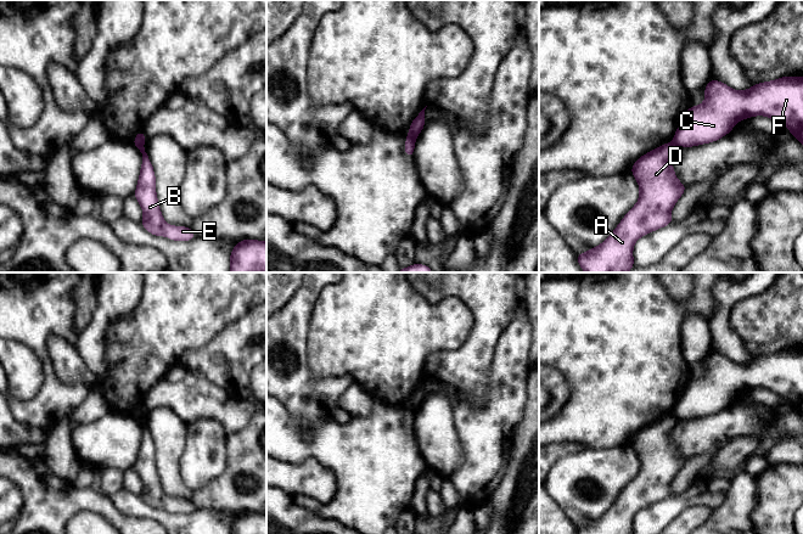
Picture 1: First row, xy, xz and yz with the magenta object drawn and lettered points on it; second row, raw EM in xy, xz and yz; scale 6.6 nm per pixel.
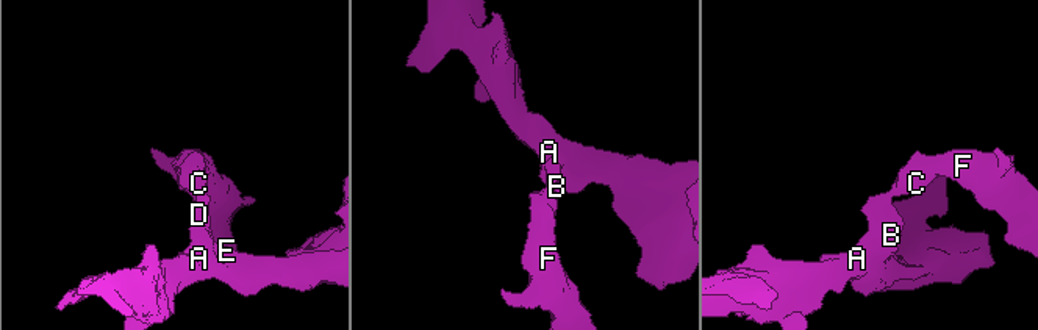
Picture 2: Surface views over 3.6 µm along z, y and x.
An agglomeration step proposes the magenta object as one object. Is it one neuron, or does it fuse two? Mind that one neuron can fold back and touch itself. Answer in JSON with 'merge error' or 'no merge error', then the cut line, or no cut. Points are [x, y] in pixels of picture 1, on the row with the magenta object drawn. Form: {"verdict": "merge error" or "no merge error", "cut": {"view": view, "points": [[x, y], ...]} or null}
{"verdict": "merge error", "cut": {"view": "xz", "points": [[408, 135], [415, 138]]}}

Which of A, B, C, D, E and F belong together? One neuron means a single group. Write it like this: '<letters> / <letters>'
A B D E / C F

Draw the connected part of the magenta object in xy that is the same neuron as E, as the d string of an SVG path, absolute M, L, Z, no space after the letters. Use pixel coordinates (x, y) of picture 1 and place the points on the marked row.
M144 144L136 147L142 153L142 165L137 187L133 195L139 201L144 210L141 225L155 236L167 236L173 241L193 240L197 235L191 230L191 227L172 226L163 219L156 195L156 176L153 173L153 167L147 153L145 152Z

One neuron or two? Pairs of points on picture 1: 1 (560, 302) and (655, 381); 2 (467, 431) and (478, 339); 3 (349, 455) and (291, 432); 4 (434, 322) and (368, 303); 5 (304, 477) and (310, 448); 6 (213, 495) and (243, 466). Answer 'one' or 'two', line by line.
1: one
2: two
3: one
4: one
5: two
6: one

